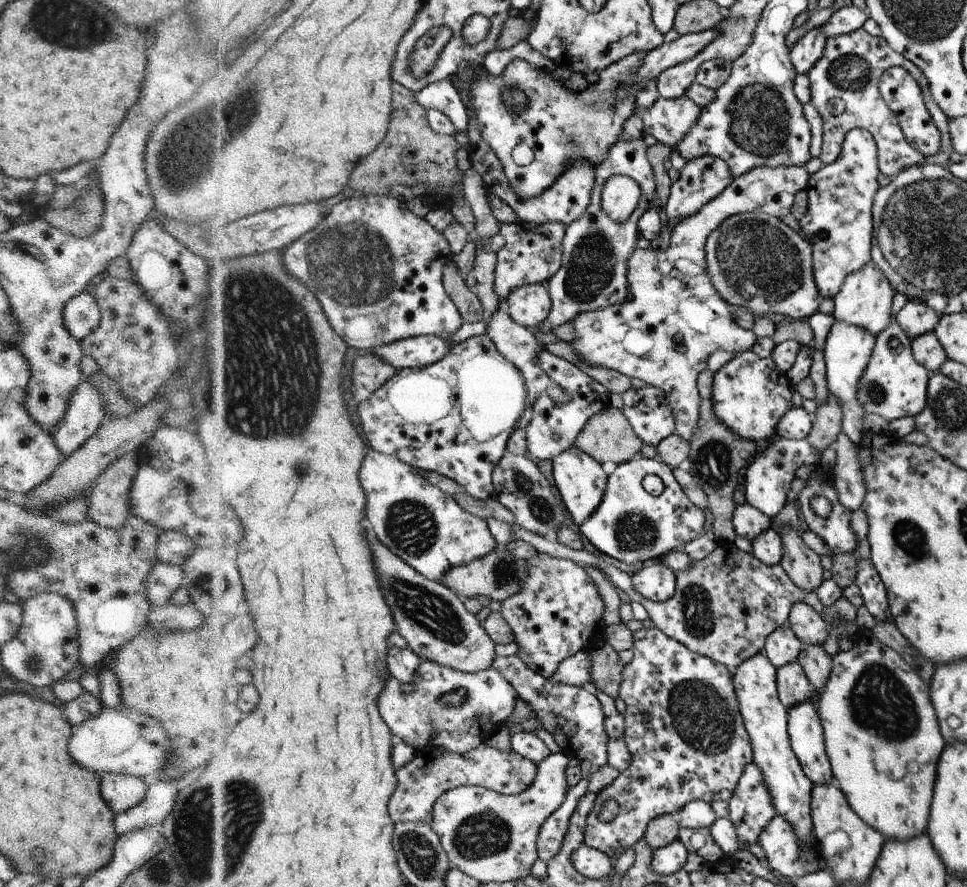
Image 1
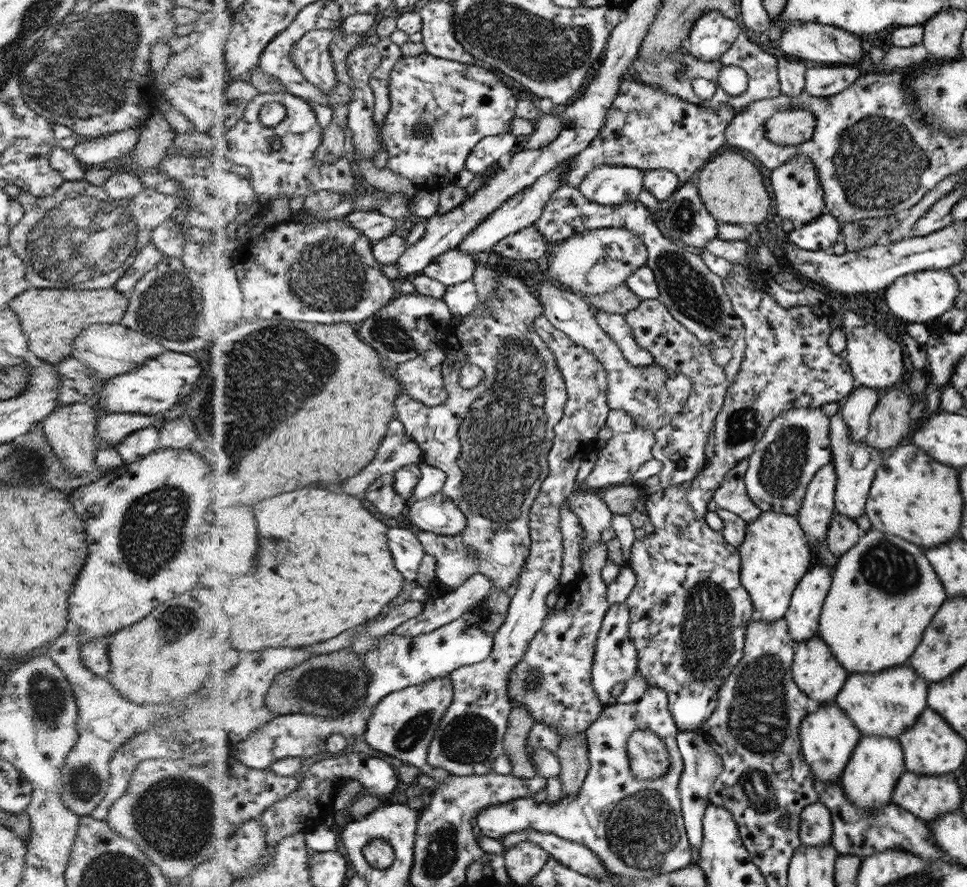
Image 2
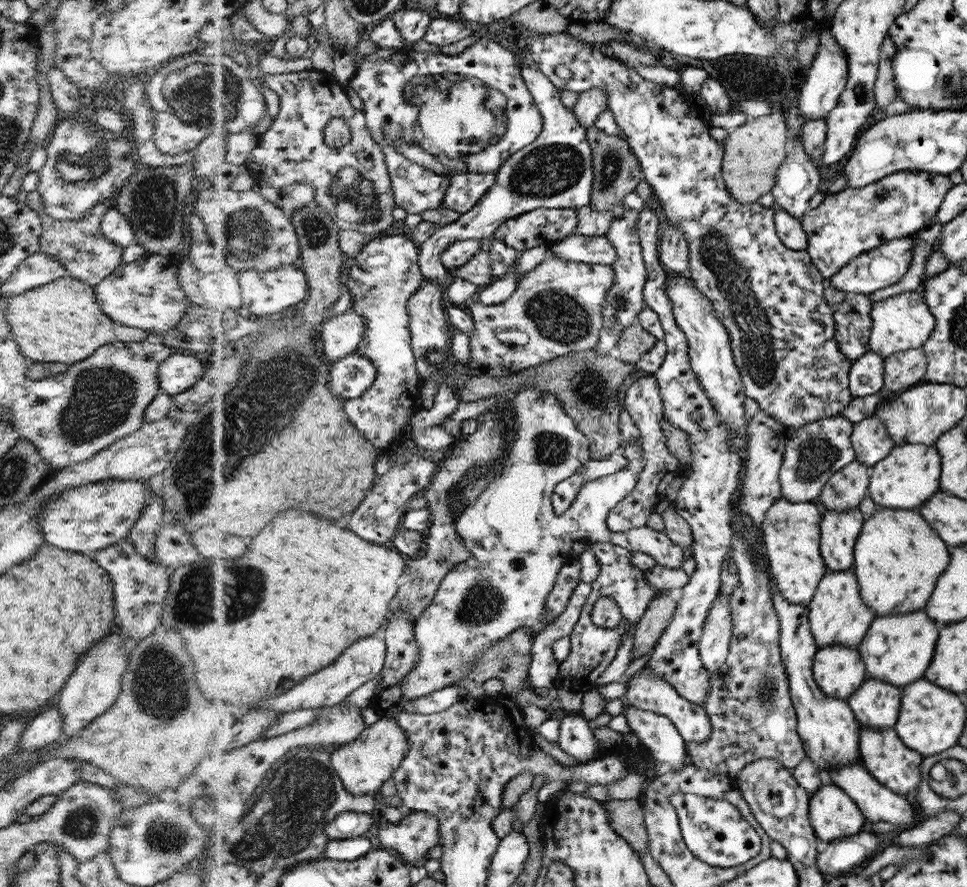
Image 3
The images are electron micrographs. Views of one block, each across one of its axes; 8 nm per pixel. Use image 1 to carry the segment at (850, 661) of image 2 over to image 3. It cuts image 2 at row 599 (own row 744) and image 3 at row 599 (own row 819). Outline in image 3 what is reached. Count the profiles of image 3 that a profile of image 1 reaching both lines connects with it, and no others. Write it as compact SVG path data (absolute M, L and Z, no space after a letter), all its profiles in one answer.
M877 506L876 514L865 520L864 527L854 547L852 572L861 589L862 602L874 610L878 616L888 614L908 614L923 610L936 586L936 580L950 563L950 552L938 534L926 524L926 520L917 510L890 510Z

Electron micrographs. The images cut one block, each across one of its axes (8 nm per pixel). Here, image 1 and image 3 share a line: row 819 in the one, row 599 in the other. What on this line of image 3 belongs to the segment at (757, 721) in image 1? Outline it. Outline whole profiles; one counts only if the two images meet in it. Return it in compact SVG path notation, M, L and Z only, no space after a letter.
M781 498L769 509L761 530L764 534L769 570L776 588L786 600L796 605L809 605L818 583L828 574L828 569L820 554L819 506L813 503L794 503Z

